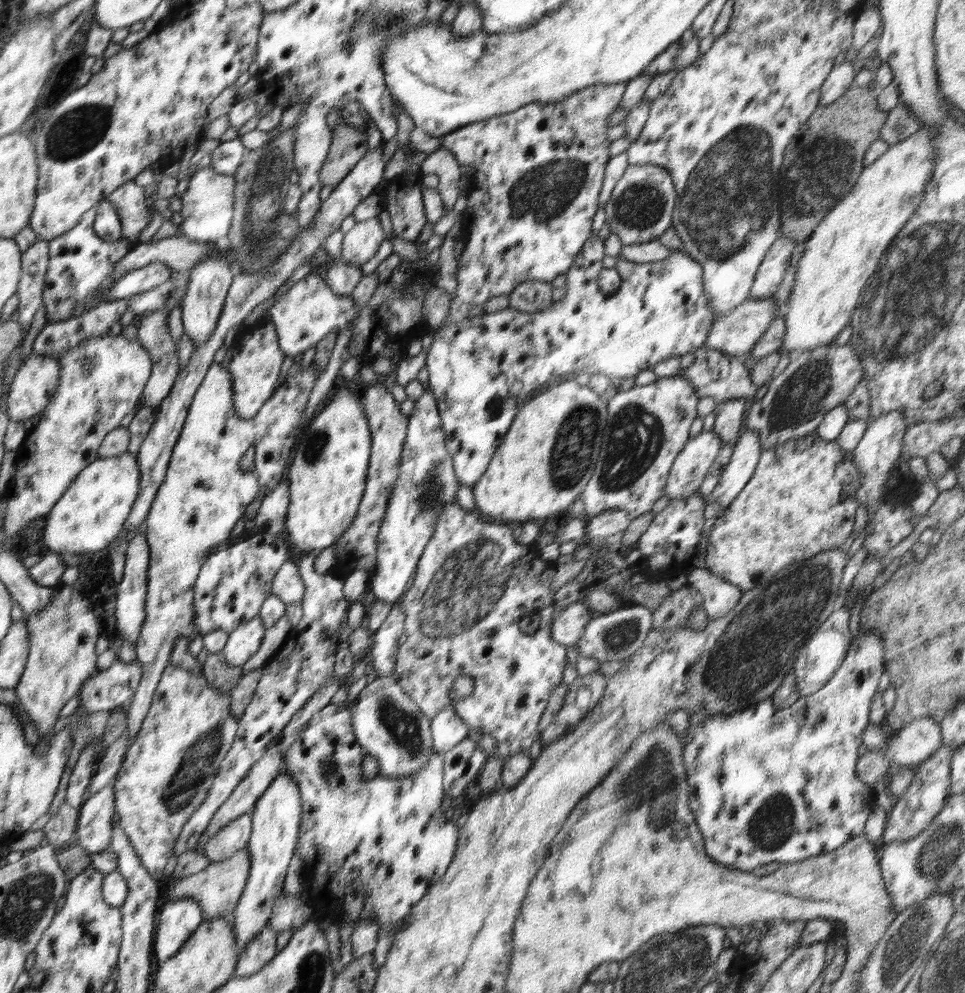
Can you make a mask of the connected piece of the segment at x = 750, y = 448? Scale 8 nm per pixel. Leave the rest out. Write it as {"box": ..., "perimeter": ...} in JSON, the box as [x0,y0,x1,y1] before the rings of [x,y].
{"box":[705,429,762,509],"perimeter":[[[743,429],[722,477],[712,493],[705,497],[705,506],[708,502],[718,502],[722,509],[730,505],[750,480],[762,452],[758,433]]]}

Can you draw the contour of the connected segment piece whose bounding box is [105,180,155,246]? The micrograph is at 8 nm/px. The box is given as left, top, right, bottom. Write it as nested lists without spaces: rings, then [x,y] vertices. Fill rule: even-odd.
[[[128,181],[110,193],[105,199],[109,200],[119,214],[122,239],[128,239],[133,246],[139,246],[142,230],[149,226],[154,219],[149,206],[149,190]]]

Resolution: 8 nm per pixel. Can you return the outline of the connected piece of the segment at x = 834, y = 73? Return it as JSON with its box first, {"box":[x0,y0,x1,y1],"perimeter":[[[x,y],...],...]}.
{"box":[818,61,854,107],"perimeter":[[[844,61],[841,65],[833,65],[821,86],[818,107],[830,106],[840,99],[850,88],[854,76],[853,63]]]}

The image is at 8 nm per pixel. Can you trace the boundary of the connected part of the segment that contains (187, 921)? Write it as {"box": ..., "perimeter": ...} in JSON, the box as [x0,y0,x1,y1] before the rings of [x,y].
{"box":[152,897,202,965],"perimeter":[[[184,897],[163,904],[156,941],[152,947],[160,965],[170,960],[184,946],[202,921],[202,909],[191,898]]]}

